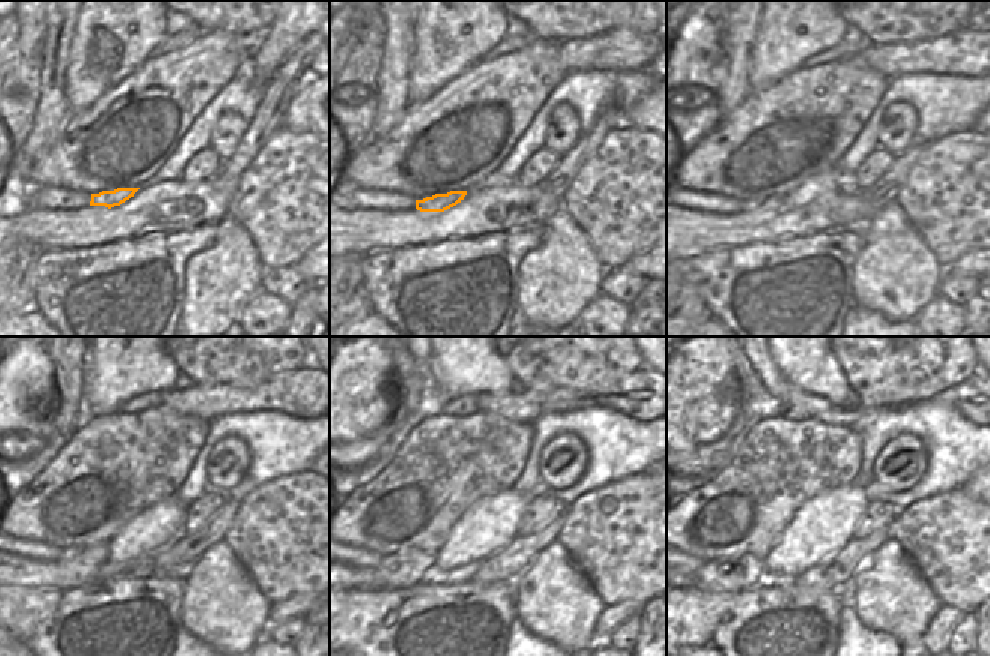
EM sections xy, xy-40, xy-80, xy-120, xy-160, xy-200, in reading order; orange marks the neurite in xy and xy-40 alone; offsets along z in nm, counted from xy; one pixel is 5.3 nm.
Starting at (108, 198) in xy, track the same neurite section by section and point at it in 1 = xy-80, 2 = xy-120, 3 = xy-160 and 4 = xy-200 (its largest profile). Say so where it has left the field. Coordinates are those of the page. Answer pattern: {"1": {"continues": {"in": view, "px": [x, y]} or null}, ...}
{"1": {"continues": {"in": "xy-80", "px": [771, 206]}}, "2": {"continues": {"in": "xy-120", "px": [89, 557]}}, "3": {"continues": {"in": "xy-160", "px": [405, 569]}}, "4": {"continues": {"in": "xy-200", "px": [732, 574]}}}

